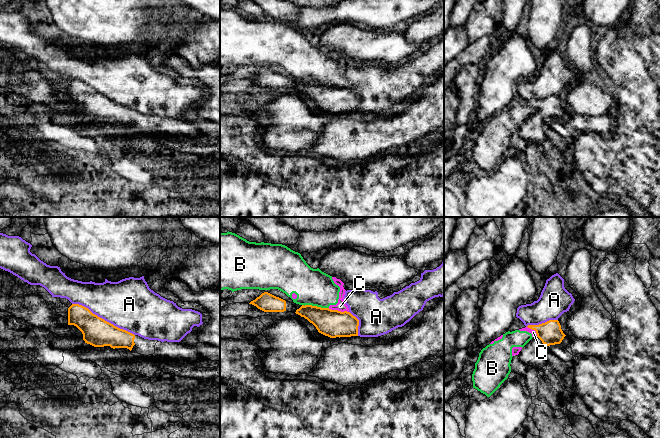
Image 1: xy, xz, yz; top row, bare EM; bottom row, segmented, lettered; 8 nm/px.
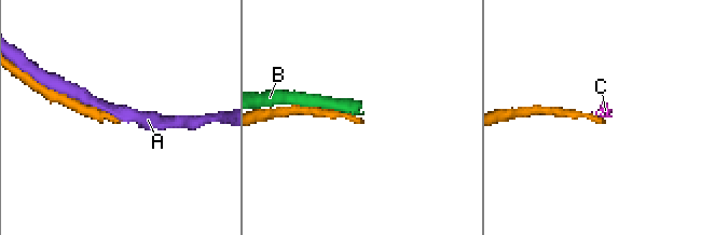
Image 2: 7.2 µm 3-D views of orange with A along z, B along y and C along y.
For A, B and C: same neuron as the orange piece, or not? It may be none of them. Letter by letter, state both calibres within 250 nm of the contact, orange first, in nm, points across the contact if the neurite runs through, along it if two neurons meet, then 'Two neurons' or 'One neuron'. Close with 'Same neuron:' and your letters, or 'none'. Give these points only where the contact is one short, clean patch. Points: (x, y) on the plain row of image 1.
A: Thickness 220 nm (orange) against 420 nm. Two neurons
B: Thickness 220 nm (orange) against 280 nm. Two neurons
C: Thickness 220 nm (orange) against 80 nm. Boundary: xz (328, 84), (348, 88). Two neurons
Same neuron: none

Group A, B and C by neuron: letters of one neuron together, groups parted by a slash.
A / B C

